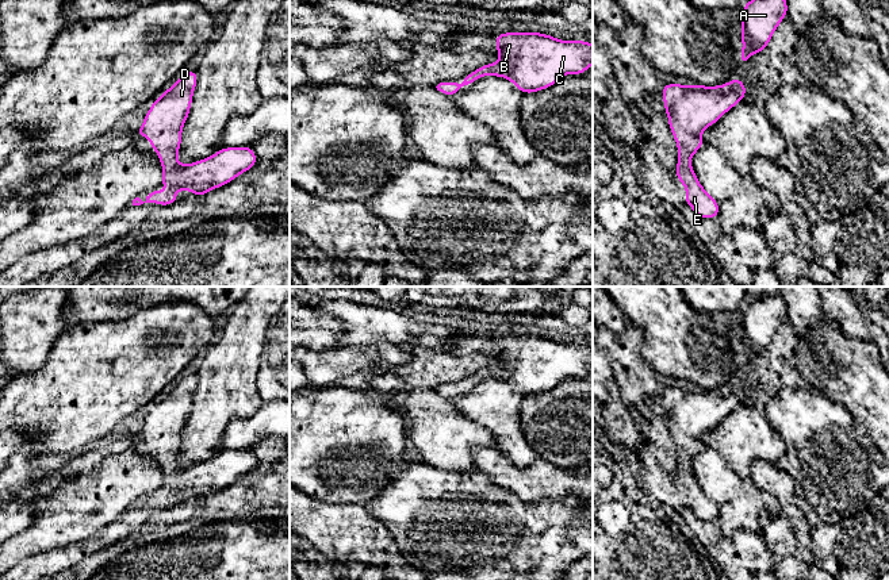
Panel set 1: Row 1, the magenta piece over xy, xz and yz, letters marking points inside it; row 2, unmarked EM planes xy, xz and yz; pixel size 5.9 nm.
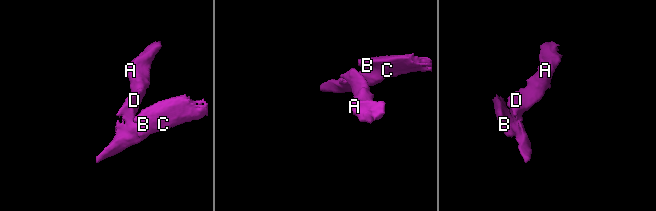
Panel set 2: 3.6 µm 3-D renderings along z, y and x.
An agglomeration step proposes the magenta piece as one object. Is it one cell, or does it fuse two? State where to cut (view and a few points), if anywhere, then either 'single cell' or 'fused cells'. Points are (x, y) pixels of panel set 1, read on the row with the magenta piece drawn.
no cut; single cell

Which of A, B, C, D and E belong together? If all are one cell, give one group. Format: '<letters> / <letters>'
A B C D E

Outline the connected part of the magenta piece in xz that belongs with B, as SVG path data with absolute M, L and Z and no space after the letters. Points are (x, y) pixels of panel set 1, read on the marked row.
M506 32L495 35L501 61L479 66L463 77L464 84L440 82L445 96L467 89L483 76L510 80L521 92L532 93L552 87L564 74L583 74L593 64L593 45L586 41L560 41L540 32Z

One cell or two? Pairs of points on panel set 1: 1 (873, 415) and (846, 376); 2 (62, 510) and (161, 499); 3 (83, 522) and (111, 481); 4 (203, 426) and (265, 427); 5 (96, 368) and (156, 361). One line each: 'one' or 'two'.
1: one
2: two
3: one
4: two
5: one

